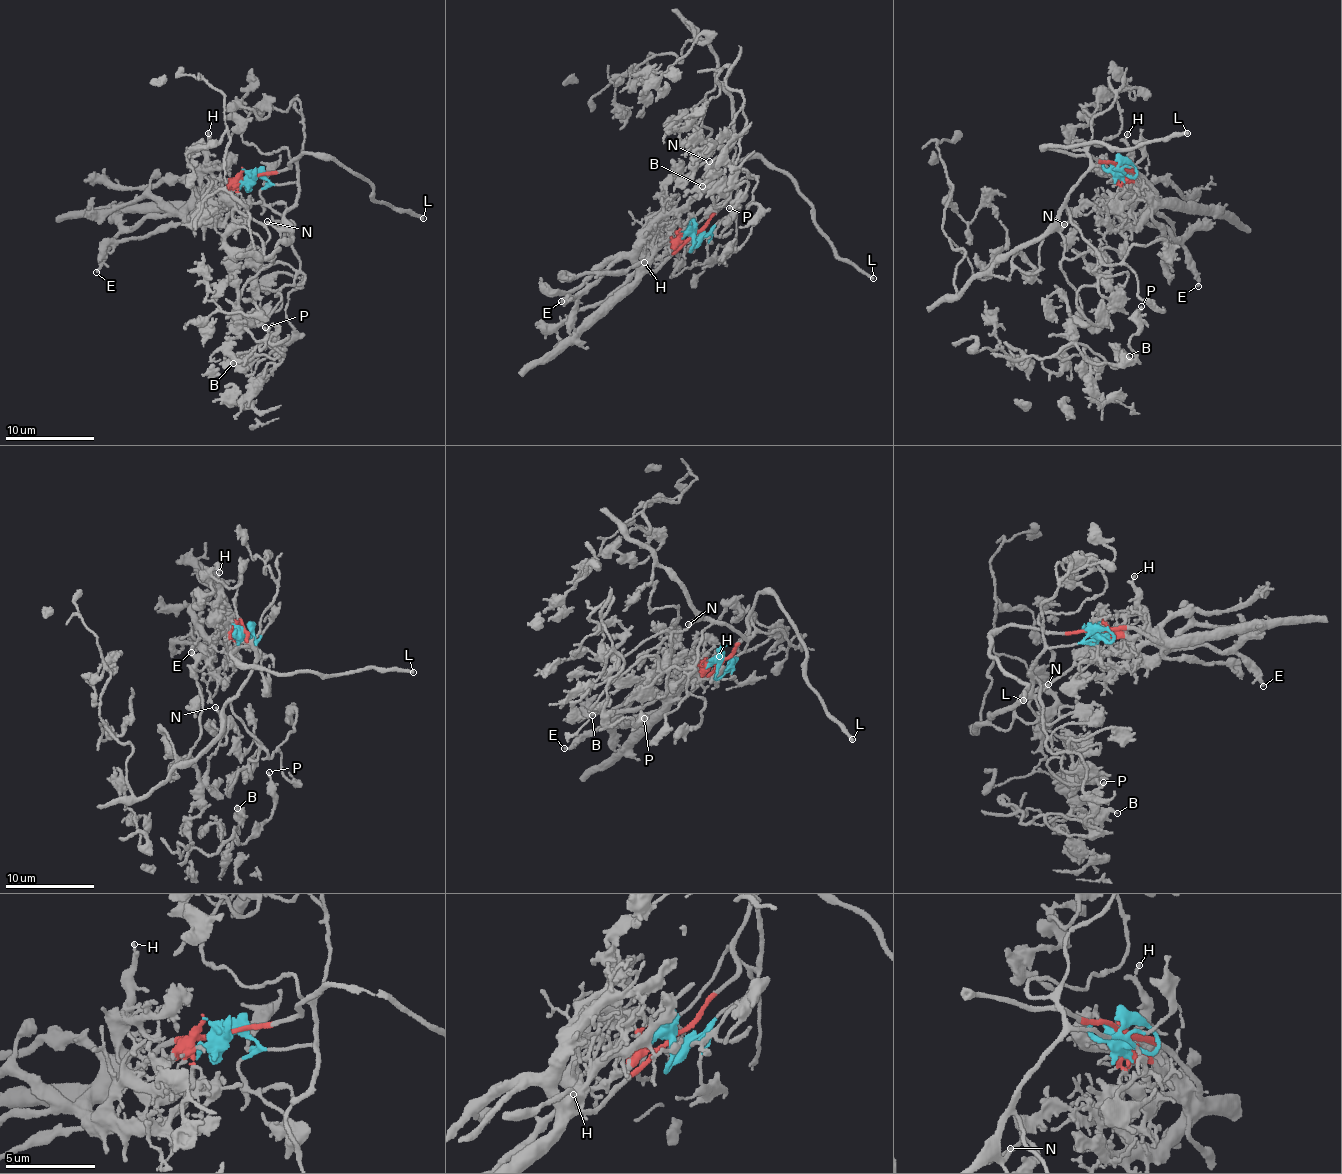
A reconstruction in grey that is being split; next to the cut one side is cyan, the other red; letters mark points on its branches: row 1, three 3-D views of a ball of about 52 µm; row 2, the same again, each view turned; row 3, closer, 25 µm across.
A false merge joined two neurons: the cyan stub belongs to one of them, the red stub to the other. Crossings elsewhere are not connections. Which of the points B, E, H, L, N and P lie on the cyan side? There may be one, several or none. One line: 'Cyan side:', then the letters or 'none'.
Cyan side: B, N, P

